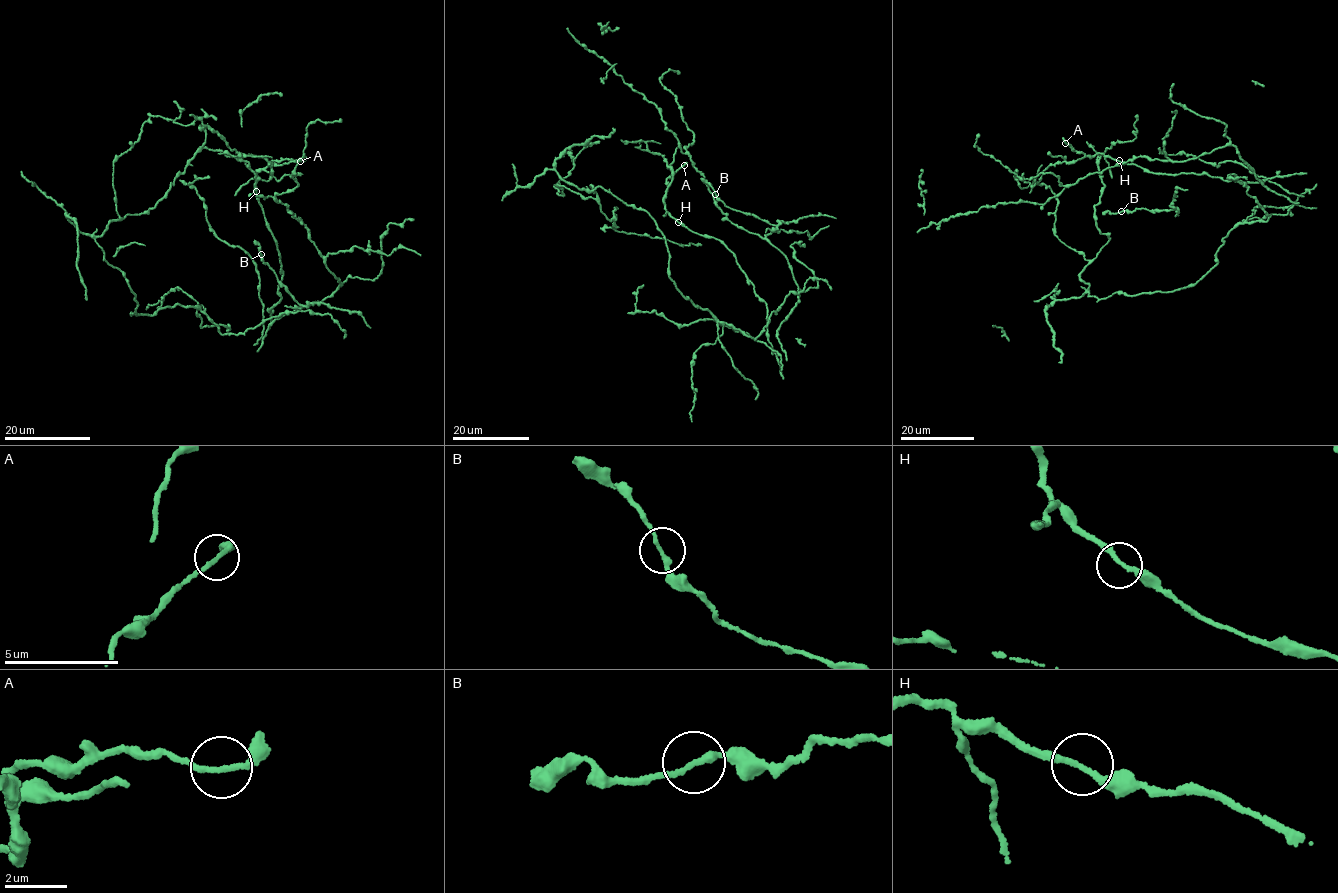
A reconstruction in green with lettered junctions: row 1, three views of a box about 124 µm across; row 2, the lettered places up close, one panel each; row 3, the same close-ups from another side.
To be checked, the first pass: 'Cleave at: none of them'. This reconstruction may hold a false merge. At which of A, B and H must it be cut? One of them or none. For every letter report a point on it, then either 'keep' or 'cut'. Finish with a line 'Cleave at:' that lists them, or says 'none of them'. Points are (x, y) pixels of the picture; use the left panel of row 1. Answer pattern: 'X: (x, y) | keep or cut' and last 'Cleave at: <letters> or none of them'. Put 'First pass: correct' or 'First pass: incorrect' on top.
First pass: correct
A: (300, 161) | keep
B: (261, 254) | keep
H: (256, 191) | keep
Cleave at: none of them

